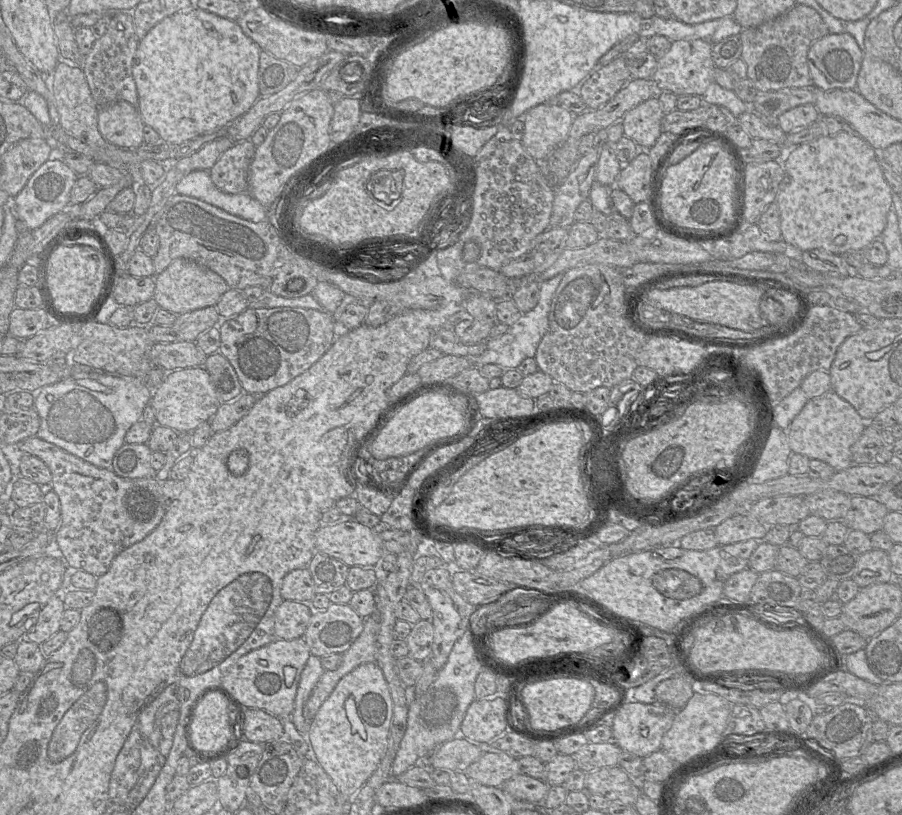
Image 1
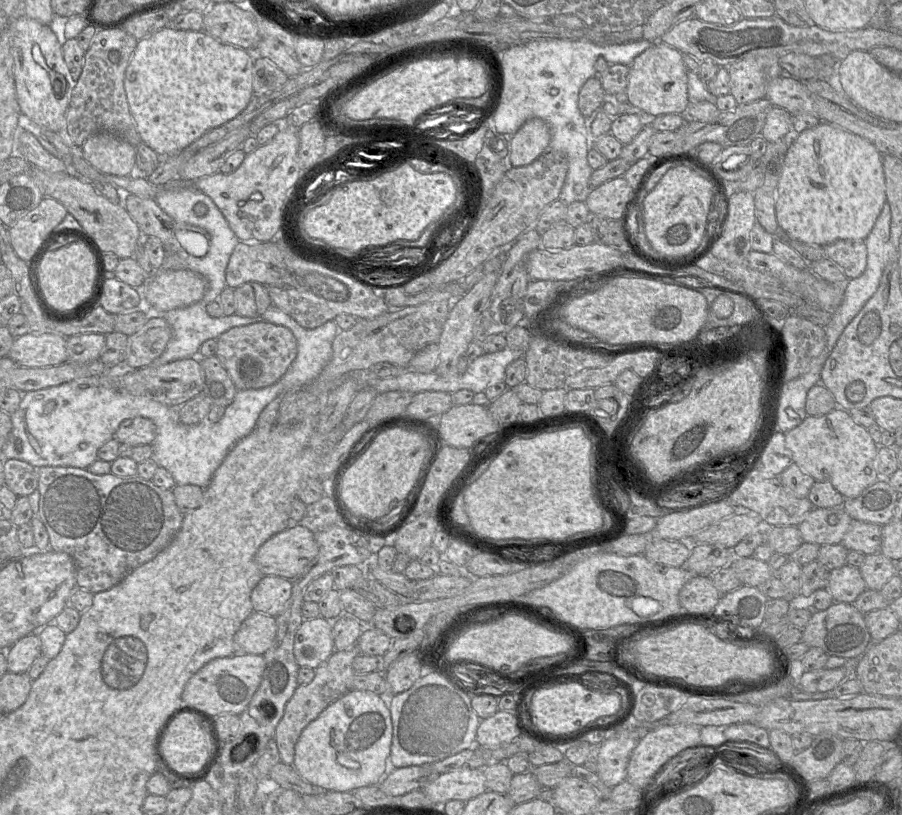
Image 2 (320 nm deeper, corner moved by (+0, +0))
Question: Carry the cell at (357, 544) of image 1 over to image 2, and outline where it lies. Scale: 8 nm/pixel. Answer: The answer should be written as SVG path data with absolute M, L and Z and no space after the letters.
M291 523L259 547L255 563L263 575L295 580L317 554L315 534L299 523Z

